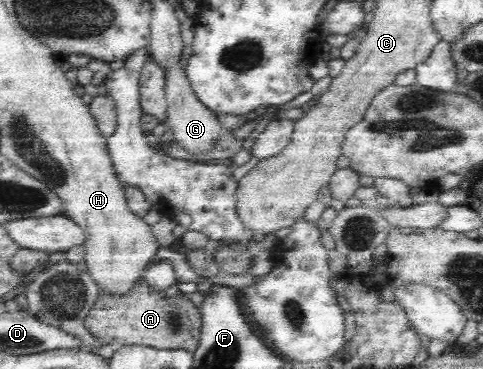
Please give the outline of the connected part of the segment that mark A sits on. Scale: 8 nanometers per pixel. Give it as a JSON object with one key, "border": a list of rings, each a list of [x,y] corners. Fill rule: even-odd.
{"border":[[[138,278],[132,290],[126,294],[108,294],[99,292],[98,298],[83,322],[88,333],[92,334],[104,345],[114,346],[115,349],[124,346],[150,346],[157,350],[186,350],[194,353],[199,346],[201,336],[201,314],[196,305],[190,301],[190,294],[182,292],[177,285],[166,290],[154,290],[144,278]]]}

